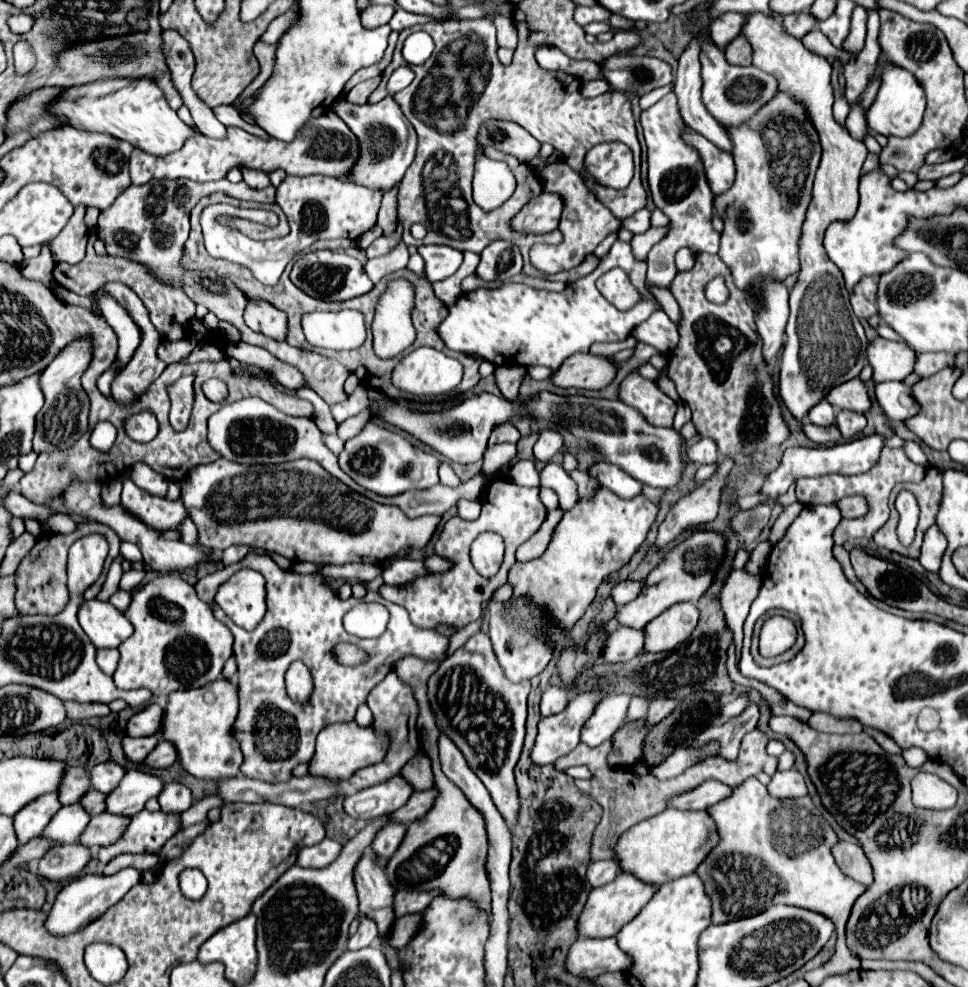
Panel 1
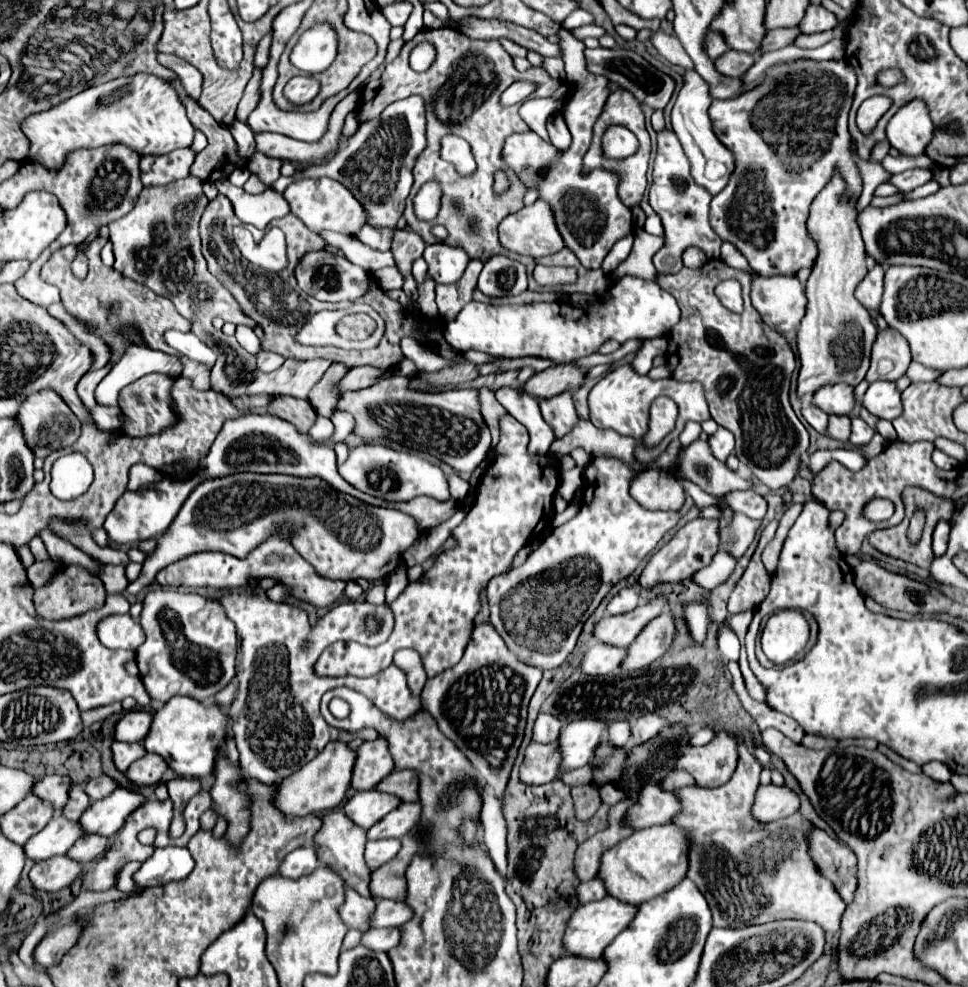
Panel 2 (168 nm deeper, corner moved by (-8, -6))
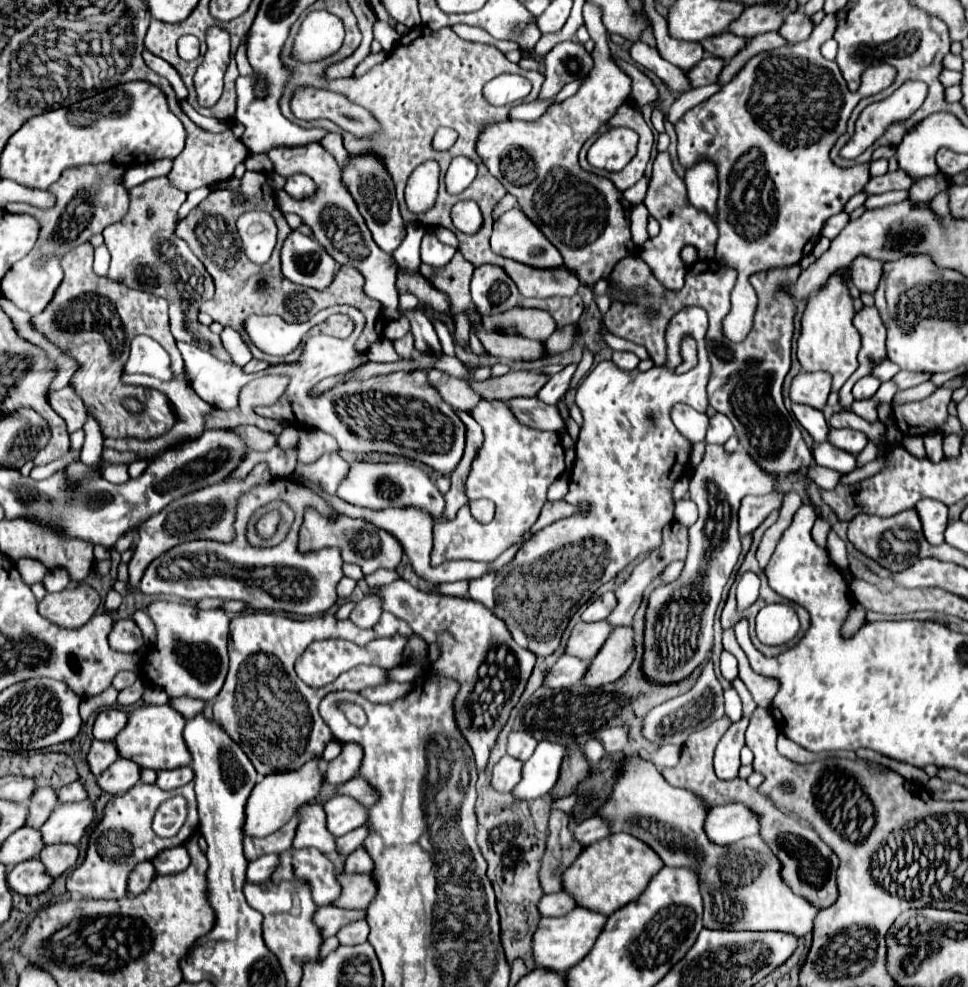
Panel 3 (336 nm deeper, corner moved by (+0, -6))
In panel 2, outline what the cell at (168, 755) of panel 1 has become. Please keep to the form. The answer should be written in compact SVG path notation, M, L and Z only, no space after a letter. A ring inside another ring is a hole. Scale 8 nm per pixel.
M145 754L127 768L125 776L129 782L137 786L147 786L147 784L159 784L165 770L167 764L163 758L159 758L157 754Z

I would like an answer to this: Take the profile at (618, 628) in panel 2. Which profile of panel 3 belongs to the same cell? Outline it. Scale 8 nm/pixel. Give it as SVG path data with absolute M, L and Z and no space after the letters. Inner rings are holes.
M607 620L601 622L577 622L573 628L573 634L567 642L565 652L571 656L577 656L581 660L593 660L605 640L611 634L611 624Z

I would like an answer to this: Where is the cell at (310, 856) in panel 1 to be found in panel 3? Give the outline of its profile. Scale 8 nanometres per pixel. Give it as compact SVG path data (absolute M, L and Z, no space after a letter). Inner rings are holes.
M267 854L267 856L261 856L253 862L249 862L249 868L247 868L247 880L253 882L253 884L261 884L261 882L267 882L271 880L273 872L277 870L279 866L279 856L277 854Z

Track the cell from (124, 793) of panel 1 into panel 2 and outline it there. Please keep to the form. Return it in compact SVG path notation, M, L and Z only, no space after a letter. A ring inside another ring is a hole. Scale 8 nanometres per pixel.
M117 788L109 798L91 802L89 810L81 814L79 826L85 834L99 834L109 838L121 830L125 818L143 802L143 796L139 796L137 792Z

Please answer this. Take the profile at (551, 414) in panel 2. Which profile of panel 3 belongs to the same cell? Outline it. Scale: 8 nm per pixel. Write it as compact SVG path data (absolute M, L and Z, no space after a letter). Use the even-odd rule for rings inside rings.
M571 364L571 366L565 366L559 374L553 374L553 376L549 378L549 382L539 390L537 398L539 398L541 402L549 404L549 406L555 406L555 404L559 402L559 398L567 392L567 386L569 386L569 380L571 380L575 368L577 368L577 366Z

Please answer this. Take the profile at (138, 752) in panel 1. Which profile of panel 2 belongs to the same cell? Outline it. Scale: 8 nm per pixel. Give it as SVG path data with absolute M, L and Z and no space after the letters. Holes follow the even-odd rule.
M113 742L111 744L111 752L113 752L113 764L115 764L115 768L125 772L125 766L129 766L137 758L141 758L145 754L145 748L143 748L143 744Z

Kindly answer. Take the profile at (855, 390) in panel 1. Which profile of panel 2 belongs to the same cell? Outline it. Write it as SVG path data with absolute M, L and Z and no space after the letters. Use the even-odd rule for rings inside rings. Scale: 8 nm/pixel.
M825 384L813 392L813 404L827 414L849 414L853 410L853 388L841 384Z

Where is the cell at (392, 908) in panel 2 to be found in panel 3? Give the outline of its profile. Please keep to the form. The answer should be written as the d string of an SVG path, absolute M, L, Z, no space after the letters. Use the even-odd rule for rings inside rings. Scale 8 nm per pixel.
M337 906L319 908L317 918L315 918L315 922L321 926L323 938L335 936L343 926L357 922L357 920L365 920L365 910L345 910Z

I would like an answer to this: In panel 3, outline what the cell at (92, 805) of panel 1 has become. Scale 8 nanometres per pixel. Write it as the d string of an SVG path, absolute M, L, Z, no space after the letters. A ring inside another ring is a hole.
M39 788L37 794L33 794L29 802L29 826L41 828L43 822L49 820L51 812L59 804L57 800L57 790L53 788Z

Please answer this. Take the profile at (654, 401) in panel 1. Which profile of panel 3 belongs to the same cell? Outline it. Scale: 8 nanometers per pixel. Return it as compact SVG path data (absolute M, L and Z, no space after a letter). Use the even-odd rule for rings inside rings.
M697 306L685 308L685 310L681 310L679 314L675 314L675 316L671 318L669 326L667 326L667 366L663 366L663 368L653 366L653 368L647 370L647 372L639 372L639 370L625 372L625 370L617 368L613 362L599 362L599 364L581 380L581 384L579 384L579 388L577 388L577 400L575 400L575 402L577 402L577 406L579 406L579 410L581 410L581 414L583 414L583 428L581 428L581 432L579 432L579 450L577 450L577 458L575 458L575 464L573 464L573 474L571 474L571 480L569 480L569 492L567 492L565 500L567 500L567 502L573 502L575 506L587 502L587 504L589 504L589 510L587 510L587 512L575 512L575 514L569 516L569 518L563 518L563 520L557 520L557 522L545 526L545 528L543 528L541 532L537 532L529 542L525 542L525 546L517 552L517 556L511 560L511 566L517 568L517 604L503 604L503 602L507 602L507 600L509 600L511 596L515 596L515 594L499 594L499 590L511 590L511 588L495 588L495 592L491 592L489 588L483 588L483 590L481 590L481 588L475 588L475 586L473 586L473 590L469 590L469 596L471 596L473 600L477 600L477 602L483 602L493 614L497 614L497 616L507 624L513 640L515 640L521 648L533 652L535 656L543 656L543 658L545 658L545 656L551 656L551 654L559 648L561 636L563 636L563 632L565 632L571 616L593 596L593 592L595 592L599 586L603 586L603 584L607 584L609 580L613 580L629 562L633 562L633 560L635 560L637 556L641 556L641 554L647 554L647 552L655 550L655 548L661 544L661 530L663 530L669 522L673 522L675 502L669 498L669 486L673 486L673 482L679 480L679 476L683 474L685 466L689 464L691 446L689 446L689 442L685 442L685 438L679 434L679 430L677 430L675 424L671 422L671 408L673 408L675 404L683 402L683 404L687 404L687 406L691 406L691 408L695 408L695 410L707 410L707 392L705 392L705 386L707 386L707 378L709 378L709 358L707 358L707 350L705 350L705 330L707 330L707 314L705 314L705 310L701 310L701 308L697 308ZM687 336L691 336L691 338L697 342L697 366L691 368L691 370L685 372L685 374L675 374L673 368L683 362L683 358L681 358L681 342L683 342L683 338L687 338Z

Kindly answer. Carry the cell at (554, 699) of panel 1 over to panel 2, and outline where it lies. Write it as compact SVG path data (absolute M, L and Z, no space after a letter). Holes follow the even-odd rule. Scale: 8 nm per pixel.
M539 714L533 726L533 742L539 744L549 744L553 740L557 740L561 730L561 722L555 716L549 714Z

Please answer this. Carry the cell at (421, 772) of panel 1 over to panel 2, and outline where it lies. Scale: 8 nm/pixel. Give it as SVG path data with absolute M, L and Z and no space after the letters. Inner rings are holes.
M393 770L385 776L381 784L375 786L385 794L397 796L401 802L417 802L417 774L413 770Z

